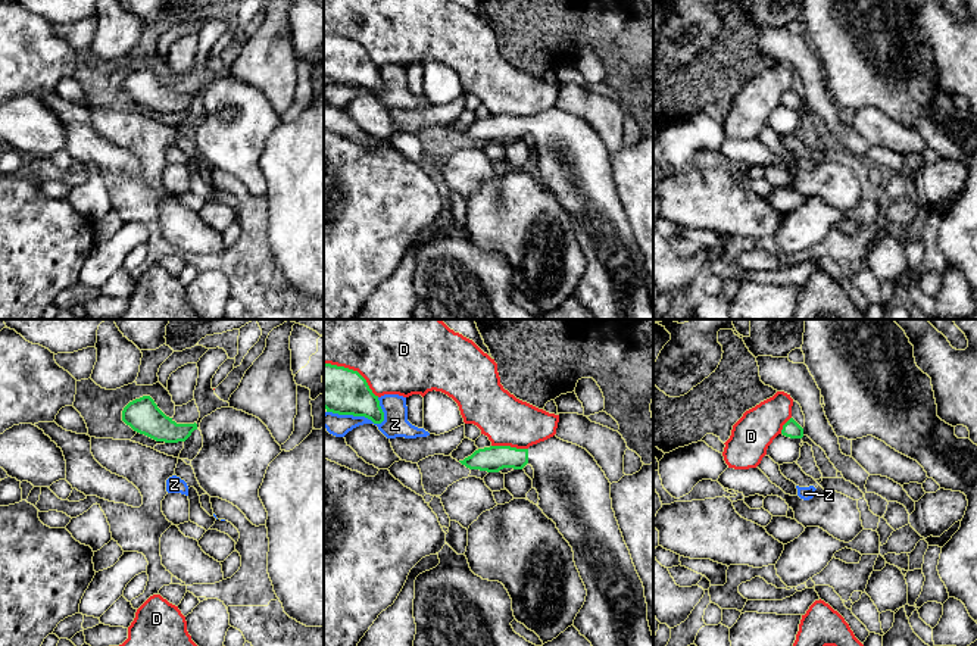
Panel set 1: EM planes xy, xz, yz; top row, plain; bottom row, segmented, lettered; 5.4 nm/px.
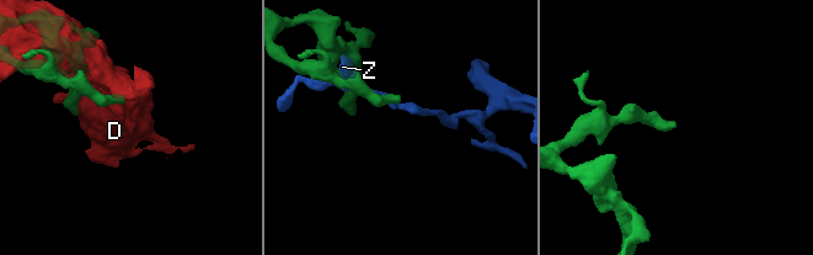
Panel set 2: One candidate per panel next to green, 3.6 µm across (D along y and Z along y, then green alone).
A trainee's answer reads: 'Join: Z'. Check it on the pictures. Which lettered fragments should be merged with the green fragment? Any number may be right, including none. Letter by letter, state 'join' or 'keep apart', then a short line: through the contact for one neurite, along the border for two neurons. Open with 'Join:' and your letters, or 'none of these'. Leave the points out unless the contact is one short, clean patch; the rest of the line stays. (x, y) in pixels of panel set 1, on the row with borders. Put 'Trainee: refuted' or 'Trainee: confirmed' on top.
Trainee: refuted
Join: none of these
D: keep apart
Z: keep apart

